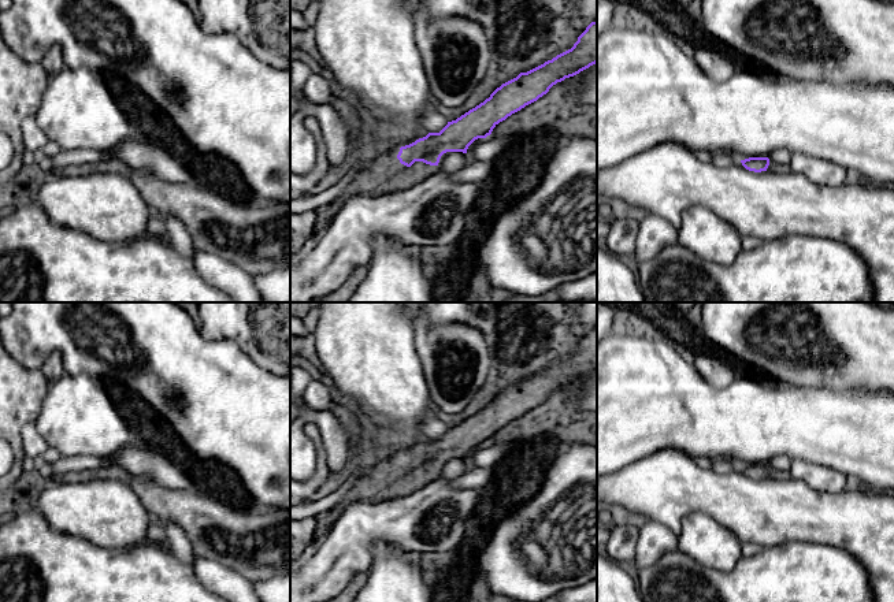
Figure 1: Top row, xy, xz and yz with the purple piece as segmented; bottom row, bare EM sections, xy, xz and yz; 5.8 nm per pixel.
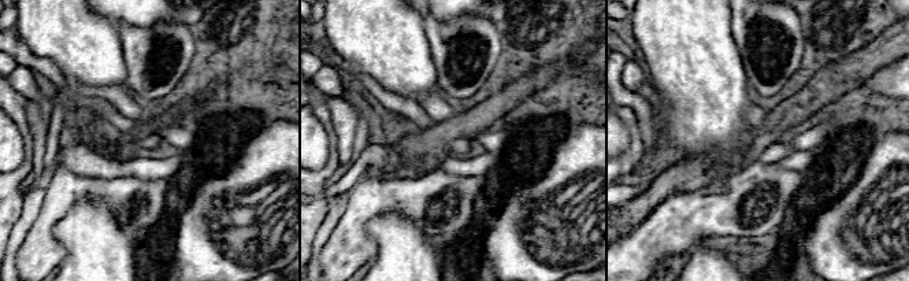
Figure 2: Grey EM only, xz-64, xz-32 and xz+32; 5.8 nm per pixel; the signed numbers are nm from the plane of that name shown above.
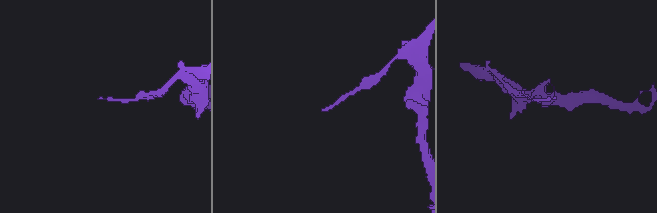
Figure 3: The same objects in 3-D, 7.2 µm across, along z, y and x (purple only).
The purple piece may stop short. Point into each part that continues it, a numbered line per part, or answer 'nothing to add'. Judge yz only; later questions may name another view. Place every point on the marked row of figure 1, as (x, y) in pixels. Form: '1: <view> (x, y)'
1: yz (775, 167)

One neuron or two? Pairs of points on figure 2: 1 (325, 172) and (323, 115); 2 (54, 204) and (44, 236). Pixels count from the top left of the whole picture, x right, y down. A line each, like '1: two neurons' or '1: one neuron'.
1: one neuron
2: one neuron

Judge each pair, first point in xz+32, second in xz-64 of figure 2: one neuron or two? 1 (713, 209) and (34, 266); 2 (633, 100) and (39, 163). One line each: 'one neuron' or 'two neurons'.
1: one neuron
2: one neuron

